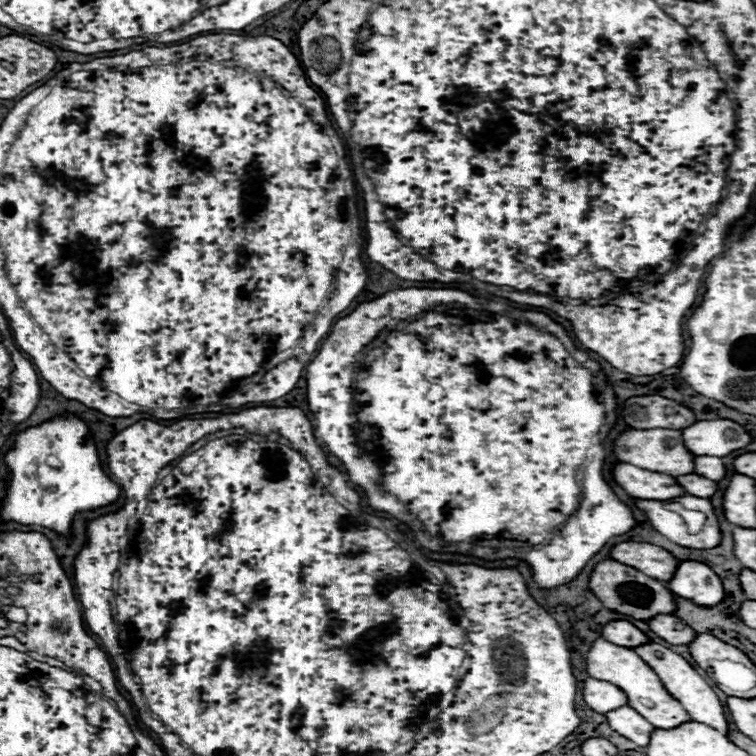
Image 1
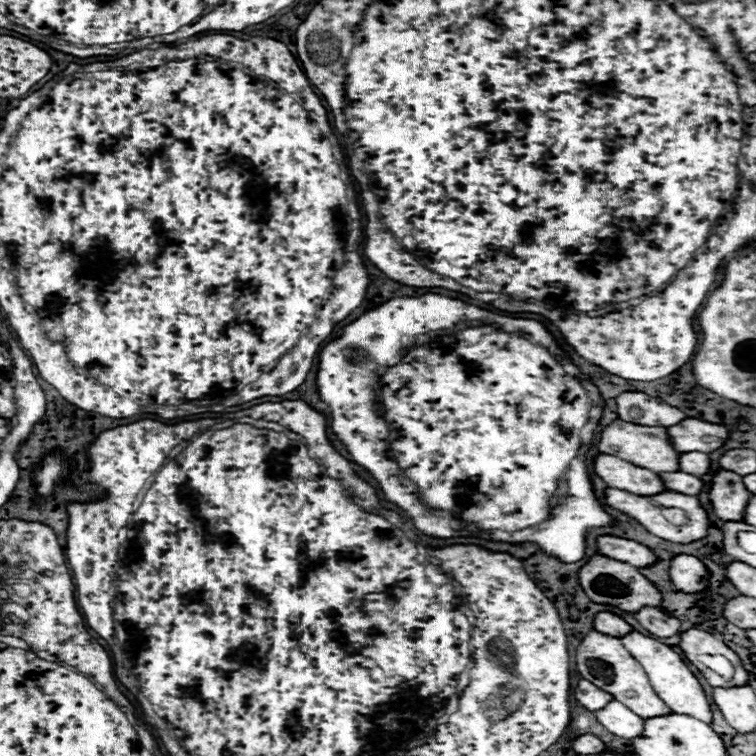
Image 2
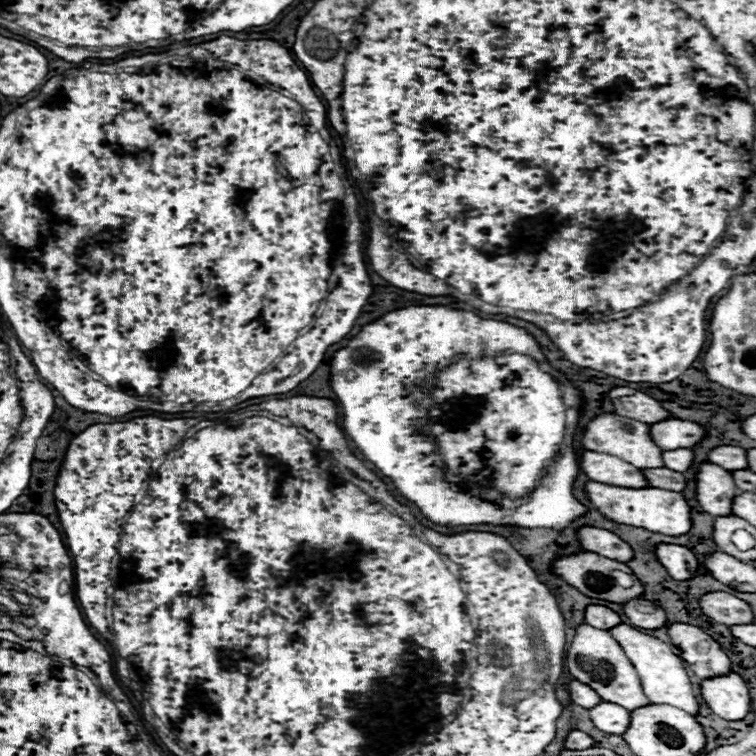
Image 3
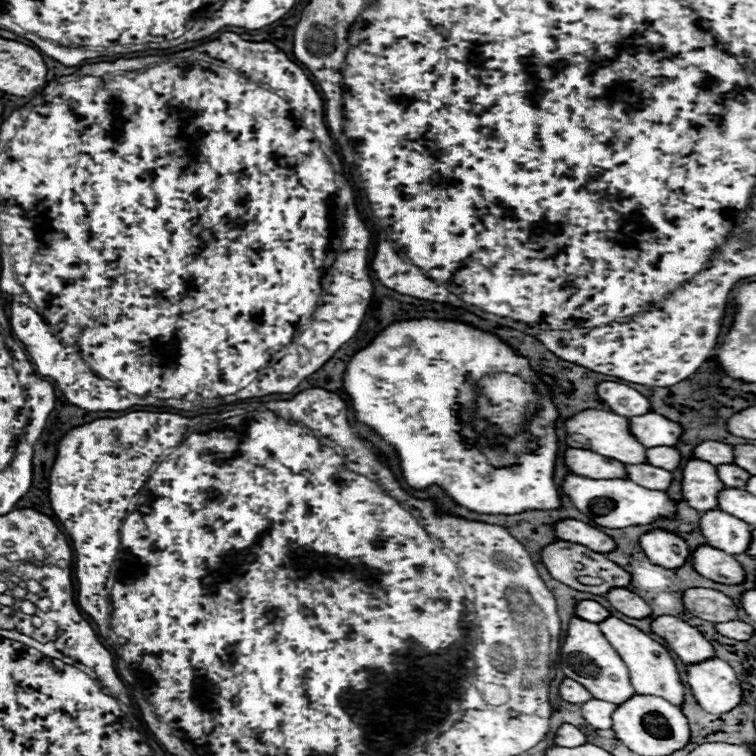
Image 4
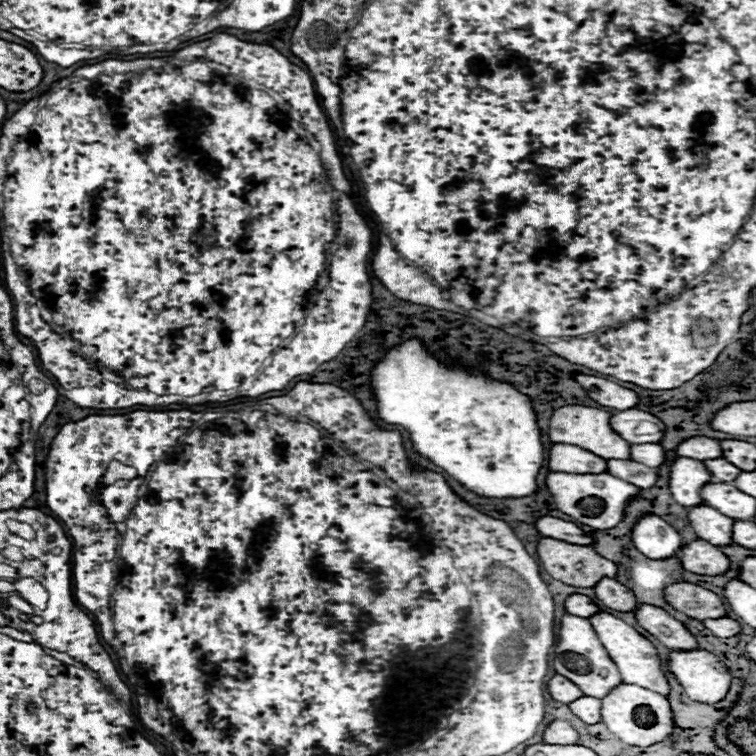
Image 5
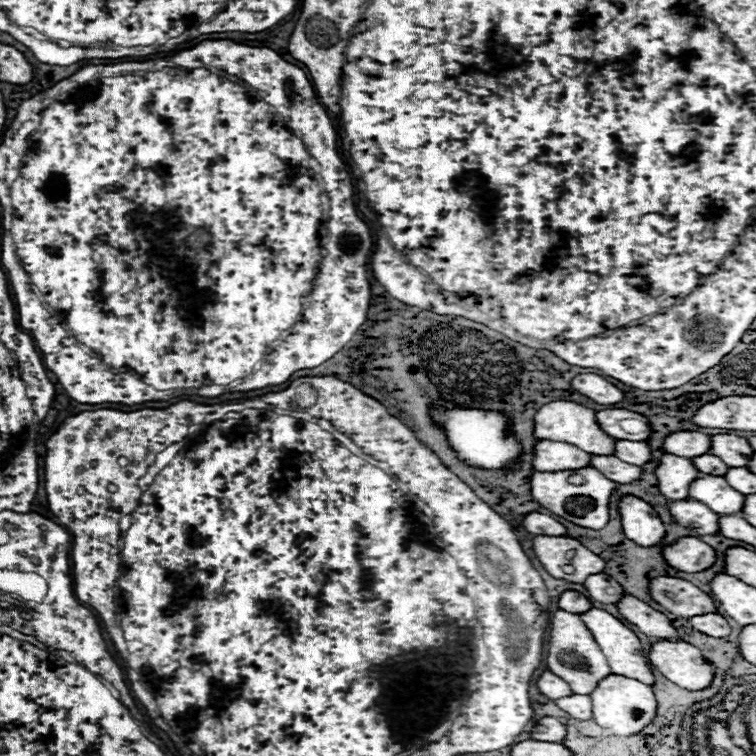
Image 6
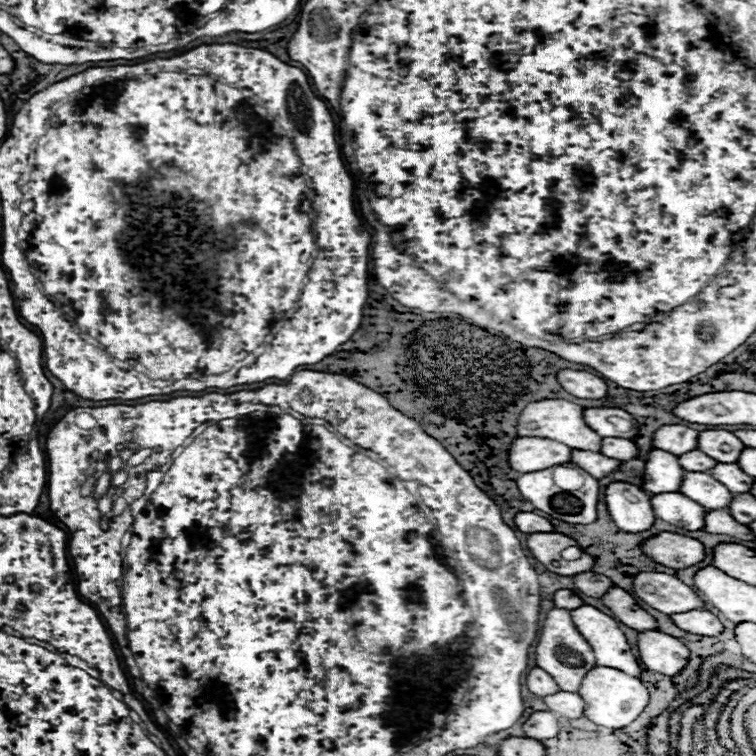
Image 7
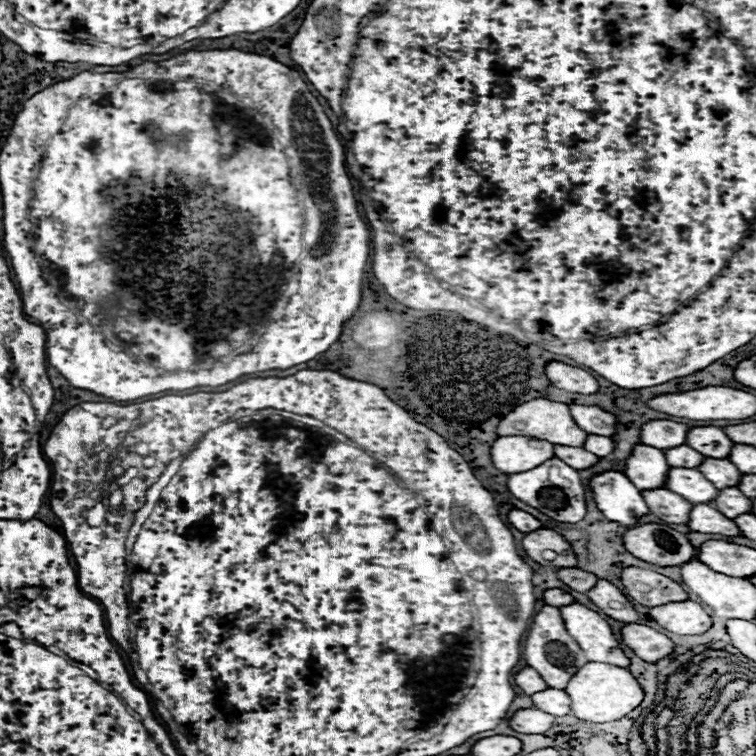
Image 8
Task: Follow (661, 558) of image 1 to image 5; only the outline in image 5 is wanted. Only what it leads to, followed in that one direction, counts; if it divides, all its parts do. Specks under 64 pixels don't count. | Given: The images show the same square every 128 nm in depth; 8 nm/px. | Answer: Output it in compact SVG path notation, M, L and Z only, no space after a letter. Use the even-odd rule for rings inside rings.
M542 516L540 520L536 520L536 528L542 536L548 536L548 538L556 538L556 540L564 540L580 546L594 544L594 538L588 532L584 532L576 522L566 522L554 516Z

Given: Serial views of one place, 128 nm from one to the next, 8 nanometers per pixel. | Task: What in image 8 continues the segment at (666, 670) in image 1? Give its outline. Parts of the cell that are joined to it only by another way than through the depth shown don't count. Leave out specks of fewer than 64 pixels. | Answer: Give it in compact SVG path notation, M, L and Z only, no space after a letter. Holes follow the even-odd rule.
M574 602L560 608L570 636L582 646L590 662L604 662L622 668L630 668L630 658L622 652L610 624L594 610Z

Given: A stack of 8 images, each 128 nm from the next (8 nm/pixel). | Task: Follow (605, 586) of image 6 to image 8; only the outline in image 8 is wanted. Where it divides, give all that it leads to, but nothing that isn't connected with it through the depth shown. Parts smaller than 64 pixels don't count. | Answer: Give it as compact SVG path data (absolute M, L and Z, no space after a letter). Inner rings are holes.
M574 568L574 570L556 570L556 572L558 572L558 578L560 578L566 586L570 586L572 590L582 592L582 594L586 594L586 592L588 592L590 588L594 588L596 582L598 582L598 578L596 578L594 574L584 572L584 570L580 570L580 568Z

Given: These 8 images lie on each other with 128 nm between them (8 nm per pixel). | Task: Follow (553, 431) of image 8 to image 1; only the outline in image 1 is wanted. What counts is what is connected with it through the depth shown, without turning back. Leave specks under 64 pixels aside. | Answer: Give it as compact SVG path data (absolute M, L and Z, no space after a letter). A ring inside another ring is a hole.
M628 430L614 442L614 452L622 462L634 464L650 472L662 472L668 476L694 474L694 454L684 446L680 430Z

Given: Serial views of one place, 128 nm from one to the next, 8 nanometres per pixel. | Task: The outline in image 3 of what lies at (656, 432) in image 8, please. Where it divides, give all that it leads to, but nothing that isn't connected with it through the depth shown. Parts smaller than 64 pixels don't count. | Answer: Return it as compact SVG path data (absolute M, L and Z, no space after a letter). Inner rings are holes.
M718 446L708 454L708 462L722 466L724 470L746 470L746 450L740 446Z

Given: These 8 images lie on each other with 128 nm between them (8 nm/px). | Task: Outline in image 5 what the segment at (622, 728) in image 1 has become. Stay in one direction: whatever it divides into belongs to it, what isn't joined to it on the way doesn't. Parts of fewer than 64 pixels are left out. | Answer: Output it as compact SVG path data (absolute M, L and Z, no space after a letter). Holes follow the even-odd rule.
M582 696L576 702L568 704L570 710L586 724L598 724L602 722L602 700L592 696Z

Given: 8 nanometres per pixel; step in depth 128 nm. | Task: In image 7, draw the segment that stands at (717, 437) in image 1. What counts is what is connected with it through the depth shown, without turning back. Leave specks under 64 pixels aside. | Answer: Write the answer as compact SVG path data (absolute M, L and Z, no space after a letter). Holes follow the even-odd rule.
M586 408L586 424L602 438L636 438L638 424L632 414L622 408Z

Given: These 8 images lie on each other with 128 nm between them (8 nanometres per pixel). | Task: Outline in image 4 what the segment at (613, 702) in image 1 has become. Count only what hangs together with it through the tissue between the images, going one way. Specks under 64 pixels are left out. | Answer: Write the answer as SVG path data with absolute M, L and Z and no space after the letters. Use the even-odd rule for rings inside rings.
M566 678L562 680L560 684L560 696L566 700L566 702L572 702L572 704L582 704L582 702L588 702L592 698L592 694L578 682Z

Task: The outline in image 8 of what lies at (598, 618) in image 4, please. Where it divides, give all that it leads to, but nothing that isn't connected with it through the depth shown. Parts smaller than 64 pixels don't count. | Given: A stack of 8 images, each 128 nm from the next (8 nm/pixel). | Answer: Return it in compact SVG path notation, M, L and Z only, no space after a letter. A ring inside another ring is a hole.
M550 588L544 592L544 602L550 604L550 606L556 606L556 608L562 608L562 606L568 606L568 604L574 604L576 600L564 592L564 590L558 590L558 588Z

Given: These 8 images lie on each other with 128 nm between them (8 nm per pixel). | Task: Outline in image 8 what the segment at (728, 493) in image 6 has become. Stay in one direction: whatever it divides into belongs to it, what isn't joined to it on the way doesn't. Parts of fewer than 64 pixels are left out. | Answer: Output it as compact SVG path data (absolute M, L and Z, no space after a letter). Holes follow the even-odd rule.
M670 468L666 486L670 492L680 494L692 504L710 504L718 496L718 488L698 472L698 470L674 470Z

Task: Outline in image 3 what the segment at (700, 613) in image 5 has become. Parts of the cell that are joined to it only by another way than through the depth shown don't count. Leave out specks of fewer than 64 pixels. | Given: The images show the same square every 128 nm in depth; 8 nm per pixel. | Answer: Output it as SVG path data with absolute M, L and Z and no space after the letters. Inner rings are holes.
M710 592L710 594L702 596L700 608L708 618L728 624L728 626L752 624L752 620L754 620L752 608L744 600L740 600L728 592Z

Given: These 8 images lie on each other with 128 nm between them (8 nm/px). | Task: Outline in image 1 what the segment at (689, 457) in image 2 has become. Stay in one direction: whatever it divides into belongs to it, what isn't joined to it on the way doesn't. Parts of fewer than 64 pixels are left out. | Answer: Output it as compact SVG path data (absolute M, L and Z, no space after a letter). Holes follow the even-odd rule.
M696 456L694 472L702 474L704 478L710 478L710 480L722 480L726 476L726 466L724 466L722 458L716 458L716 456Z

